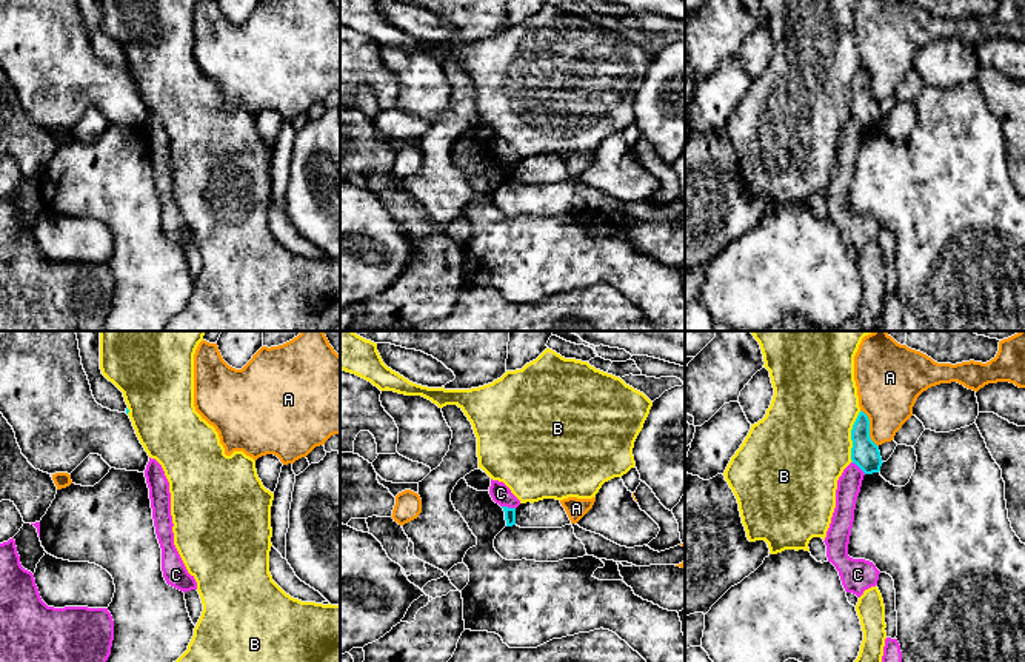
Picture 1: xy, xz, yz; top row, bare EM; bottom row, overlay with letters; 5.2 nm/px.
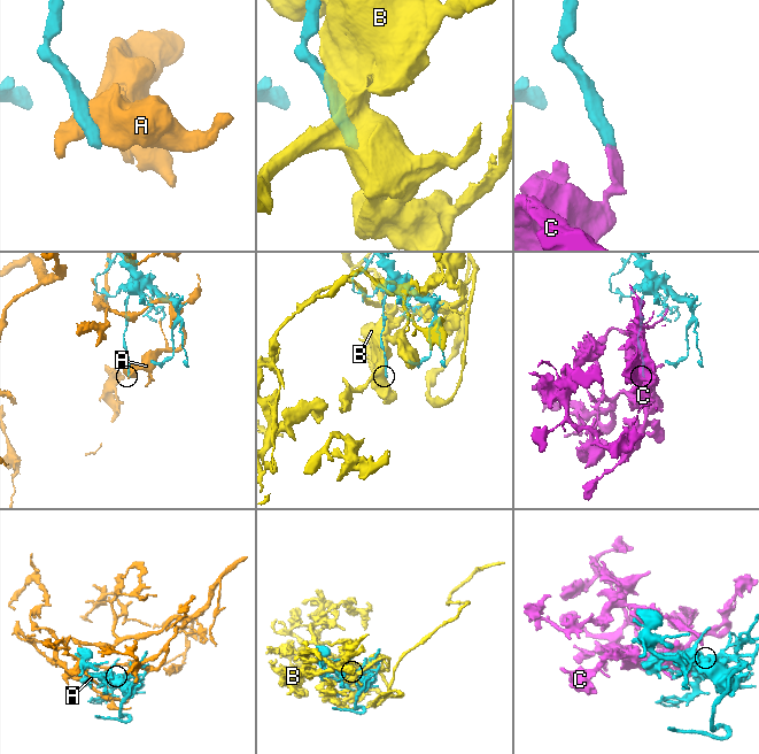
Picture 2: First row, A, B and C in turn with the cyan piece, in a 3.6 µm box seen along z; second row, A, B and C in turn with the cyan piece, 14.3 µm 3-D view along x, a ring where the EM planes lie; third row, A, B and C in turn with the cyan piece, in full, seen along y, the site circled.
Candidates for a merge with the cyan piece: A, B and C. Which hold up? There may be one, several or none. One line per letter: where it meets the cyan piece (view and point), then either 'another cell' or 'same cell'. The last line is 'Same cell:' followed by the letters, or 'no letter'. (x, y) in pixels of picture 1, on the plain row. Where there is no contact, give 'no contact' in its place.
A: yz (868, 83) | another cell
B: yz (851, 91) | another cell
C: xz (507, 162) | another cell
Same cell: no letter

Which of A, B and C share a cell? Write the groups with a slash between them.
A / B / C

